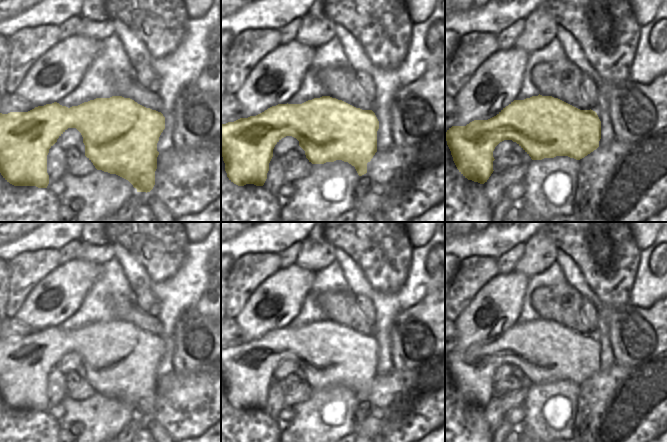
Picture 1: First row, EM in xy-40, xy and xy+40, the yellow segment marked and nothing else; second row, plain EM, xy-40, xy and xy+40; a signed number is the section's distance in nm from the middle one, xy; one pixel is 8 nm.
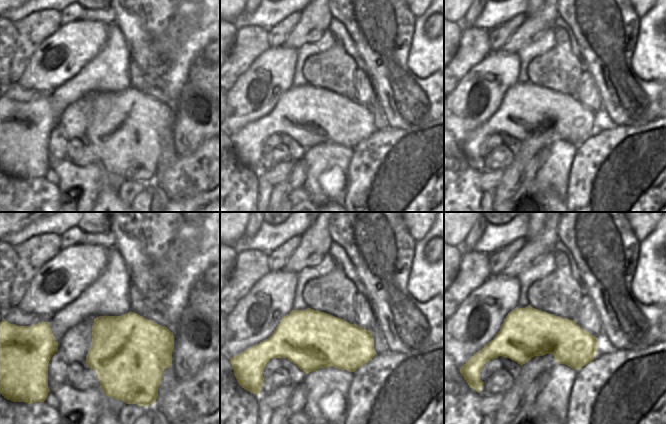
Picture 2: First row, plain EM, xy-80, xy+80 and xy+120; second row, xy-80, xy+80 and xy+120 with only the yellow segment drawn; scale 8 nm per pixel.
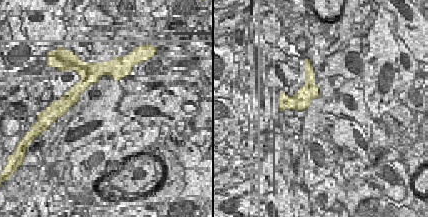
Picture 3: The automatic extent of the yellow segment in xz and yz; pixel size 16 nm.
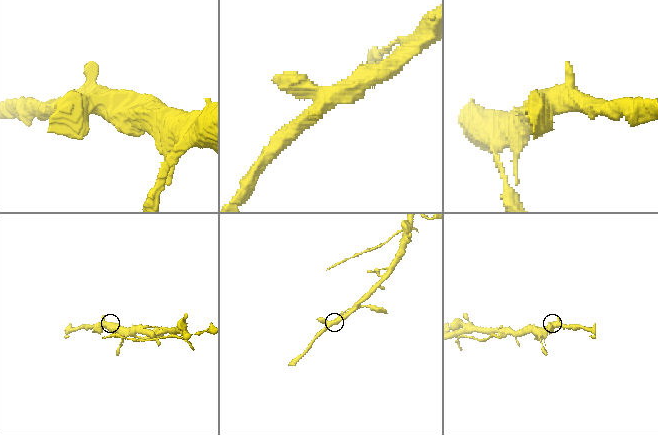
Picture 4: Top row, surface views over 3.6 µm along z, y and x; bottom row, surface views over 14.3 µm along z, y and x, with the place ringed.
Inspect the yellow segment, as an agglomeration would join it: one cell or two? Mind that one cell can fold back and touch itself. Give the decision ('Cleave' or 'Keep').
Keep

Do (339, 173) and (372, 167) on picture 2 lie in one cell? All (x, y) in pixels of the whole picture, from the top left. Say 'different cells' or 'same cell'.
different cells

